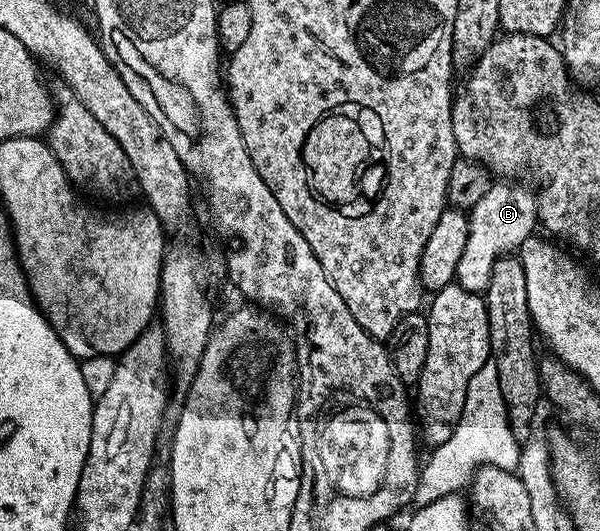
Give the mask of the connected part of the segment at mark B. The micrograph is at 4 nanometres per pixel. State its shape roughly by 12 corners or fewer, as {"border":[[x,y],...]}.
{"border":[[495,182],[469,210],[455,280],[486,293],[493,262],[537,228],[537,196]]}

